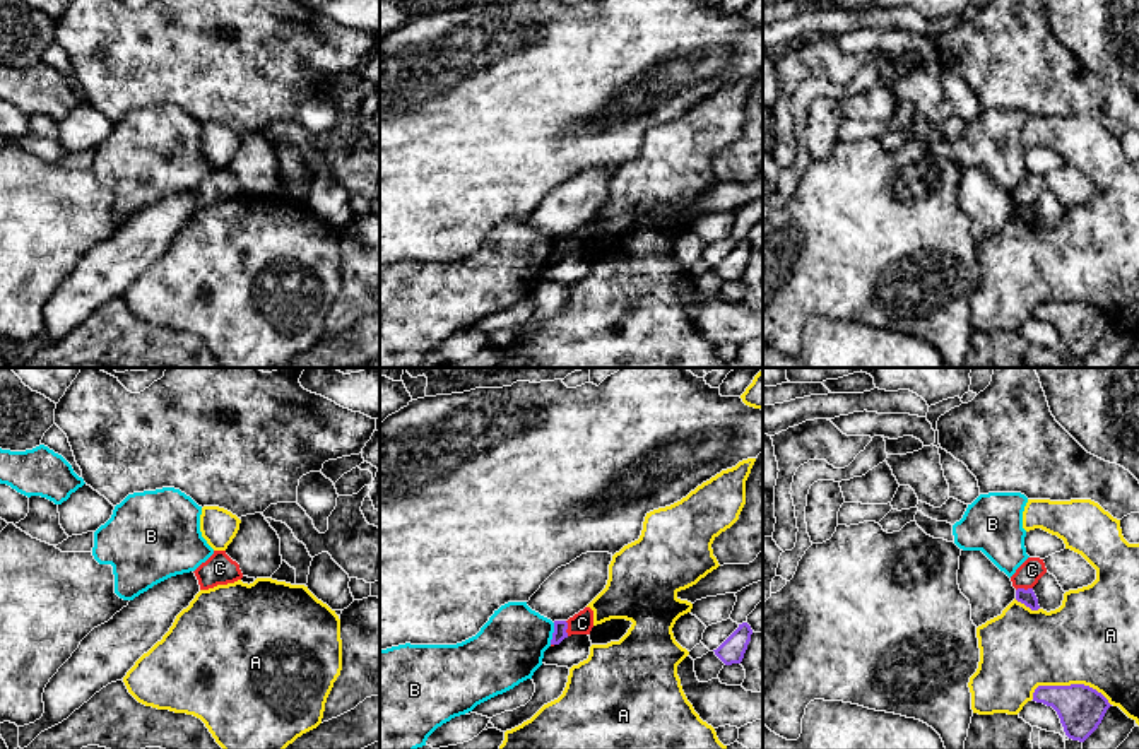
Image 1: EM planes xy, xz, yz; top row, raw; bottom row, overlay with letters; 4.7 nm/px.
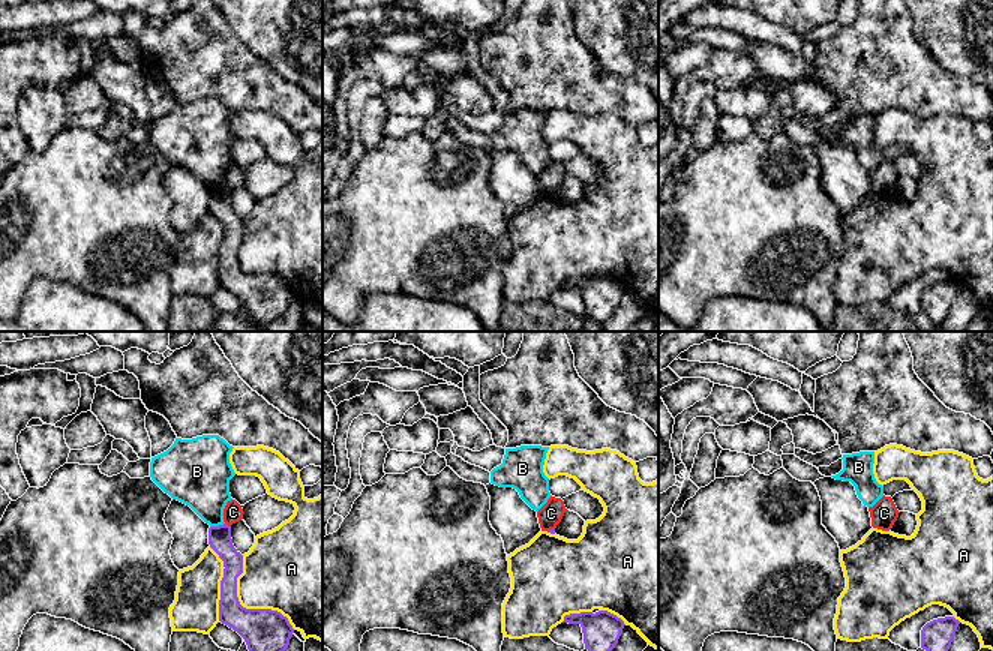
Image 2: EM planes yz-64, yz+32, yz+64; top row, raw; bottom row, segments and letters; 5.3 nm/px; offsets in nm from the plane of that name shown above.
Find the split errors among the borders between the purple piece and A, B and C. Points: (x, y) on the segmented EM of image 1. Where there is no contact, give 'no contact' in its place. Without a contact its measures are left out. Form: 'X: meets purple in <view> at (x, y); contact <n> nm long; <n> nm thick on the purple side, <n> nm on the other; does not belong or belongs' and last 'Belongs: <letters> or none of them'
A: meets purple in yz at (1073, 684); contact 380 nm long; 220 nm thick on the purple side, 440 nm on the other; does not belong
B: meets purple in xz at (553, 633); contact 110 nm long; 70 nm thick on the purple side, 320 nm on the other; does not belong
C: meets purple in yz at (1023, 589); contact 80 nm long; 70 nm thick on the purple side, 110 nm on the other; does not belong
Belongs: none of them

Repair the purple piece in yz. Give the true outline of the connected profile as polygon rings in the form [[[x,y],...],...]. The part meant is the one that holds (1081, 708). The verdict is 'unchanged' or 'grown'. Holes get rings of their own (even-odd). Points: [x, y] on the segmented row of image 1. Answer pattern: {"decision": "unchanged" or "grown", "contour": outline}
{"decision": "unchanged", "contour": [[[1084,684],[1038,686],[1033,701],[1052,706],[1069,739],[1084,742],[1101,723],[1108,699]]]}

